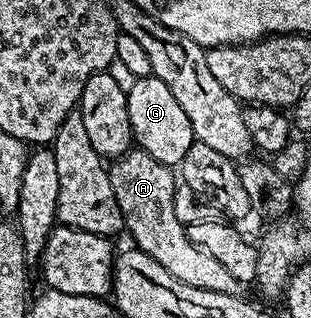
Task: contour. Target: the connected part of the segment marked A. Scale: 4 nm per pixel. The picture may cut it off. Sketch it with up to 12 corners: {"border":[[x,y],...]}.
{"border":[[132,149],[109,170],[132,244],[177,281],[240,294],[174,212],[177,175]]}

